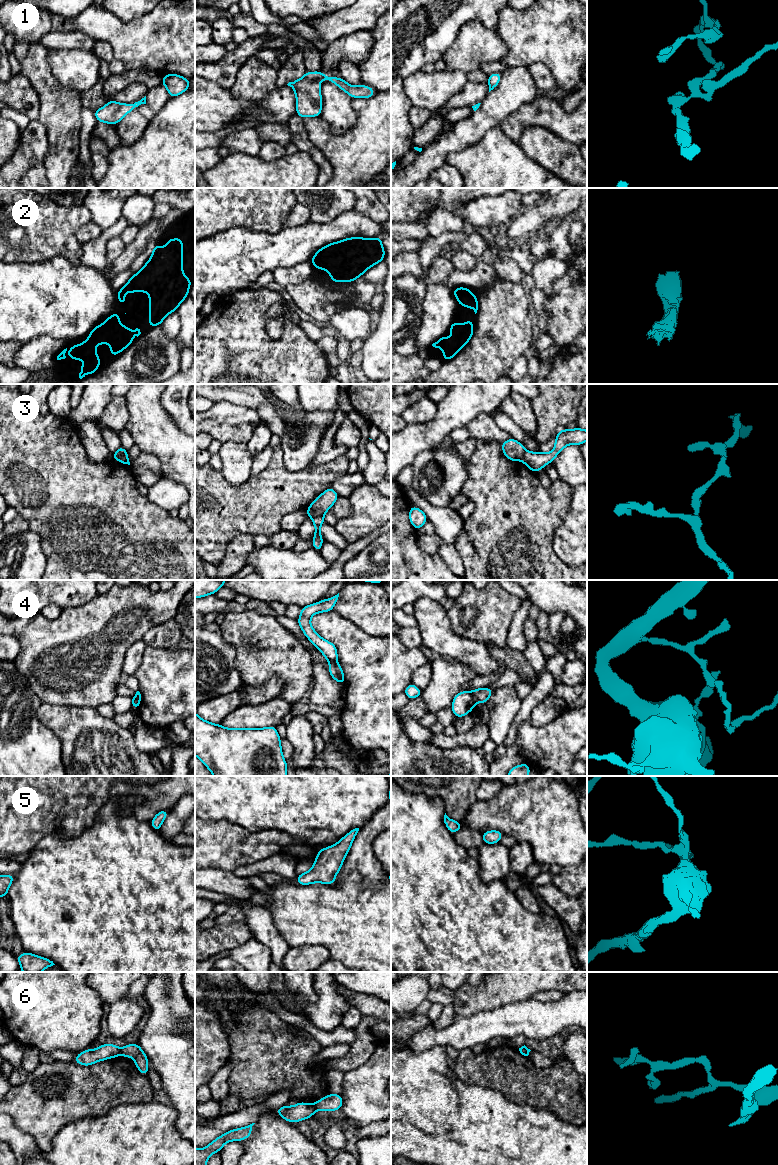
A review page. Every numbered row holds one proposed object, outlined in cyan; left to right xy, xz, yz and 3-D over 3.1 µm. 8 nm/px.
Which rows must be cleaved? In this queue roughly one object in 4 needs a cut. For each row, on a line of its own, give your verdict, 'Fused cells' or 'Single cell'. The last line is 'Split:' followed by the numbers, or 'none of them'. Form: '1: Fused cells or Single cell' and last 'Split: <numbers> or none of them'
1: Single cell
2: Single cell
3: Fused cells
4: Fused cells
5: Single cell
6: Fused cells
Split: 3, 4, 6

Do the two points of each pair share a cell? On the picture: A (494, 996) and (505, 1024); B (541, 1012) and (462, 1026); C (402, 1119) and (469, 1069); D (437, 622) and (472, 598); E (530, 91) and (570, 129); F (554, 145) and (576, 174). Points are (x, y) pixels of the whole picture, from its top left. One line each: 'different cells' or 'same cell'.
A: different cells
B: same cell
C: different cells
D: different cells
E: different cells
F: same cell

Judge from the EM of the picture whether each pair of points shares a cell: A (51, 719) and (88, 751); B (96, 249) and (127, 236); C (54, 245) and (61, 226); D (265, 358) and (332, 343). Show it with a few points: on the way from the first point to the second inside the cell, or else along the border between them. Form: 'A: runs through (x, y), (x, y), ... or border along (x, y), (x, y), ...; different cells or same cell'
A: runs through (60, 723), (79, 742); same cell
B: border along (128, 224), (120, 236); different cells
C: runs through (54, 240), (54, 233), (56, 231); same cell
D: border along (315, 341), (326, 353); different cells

